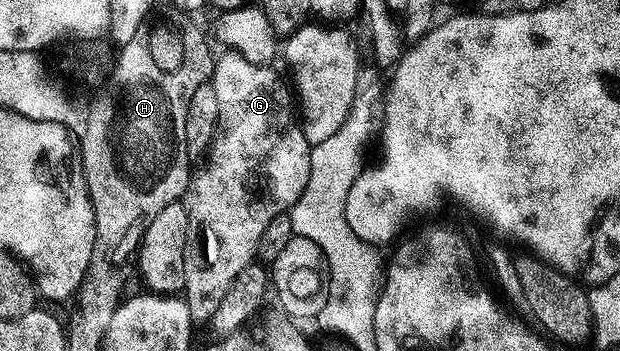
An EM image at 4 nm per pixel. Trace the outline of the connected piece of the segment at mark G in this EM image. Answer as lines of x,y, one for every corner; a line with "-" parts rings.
233,50
222,52
215,61
210,81
214,94
218,94
218,131
206,156
208,165
197,176
195,173
191,177
186,193
188,251
183,295
196,318
211,318
214,315
225,288
229,288
250,268
252,259
257,259
266,226
270,226
270,221
278,218
278,214
292,209
302,190
306,190
306,182
310,178
312,145
308,144
306,134
298,123
289,85
284,85
276,77
275,67
251,64

